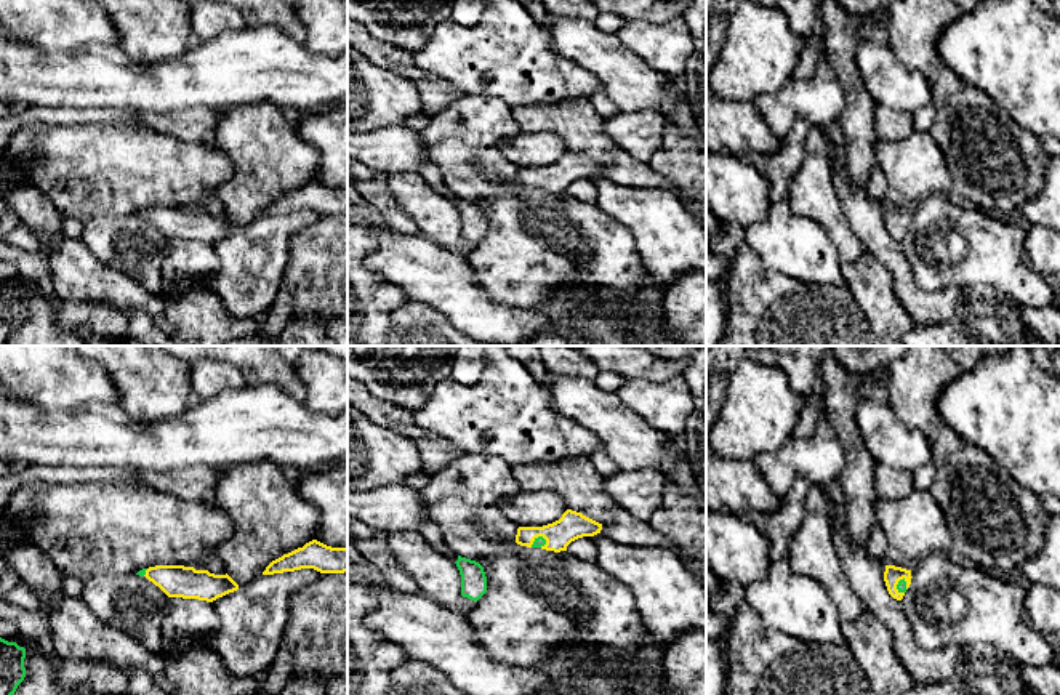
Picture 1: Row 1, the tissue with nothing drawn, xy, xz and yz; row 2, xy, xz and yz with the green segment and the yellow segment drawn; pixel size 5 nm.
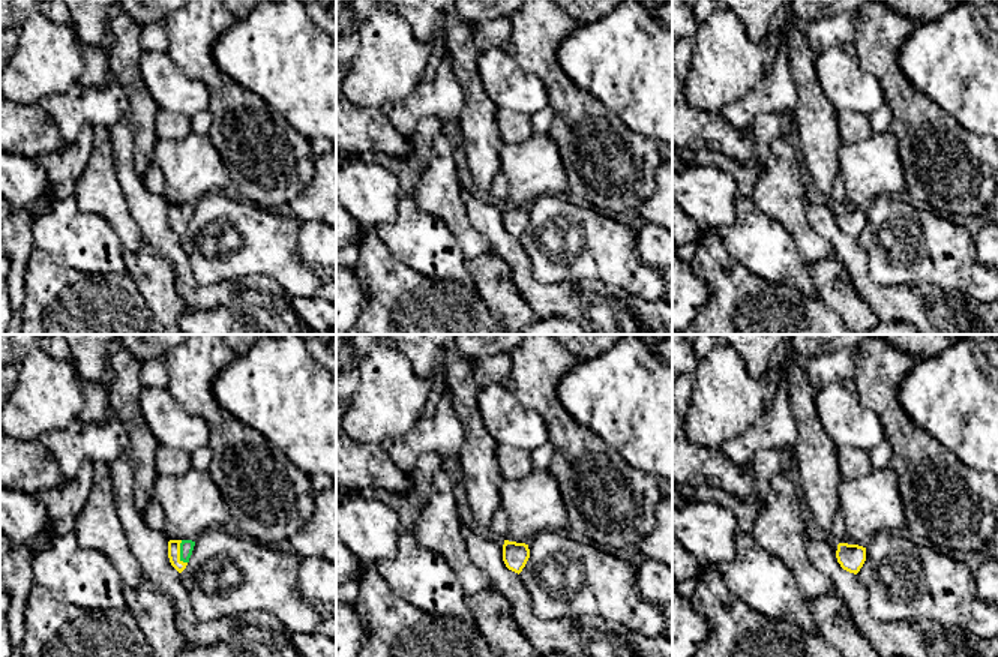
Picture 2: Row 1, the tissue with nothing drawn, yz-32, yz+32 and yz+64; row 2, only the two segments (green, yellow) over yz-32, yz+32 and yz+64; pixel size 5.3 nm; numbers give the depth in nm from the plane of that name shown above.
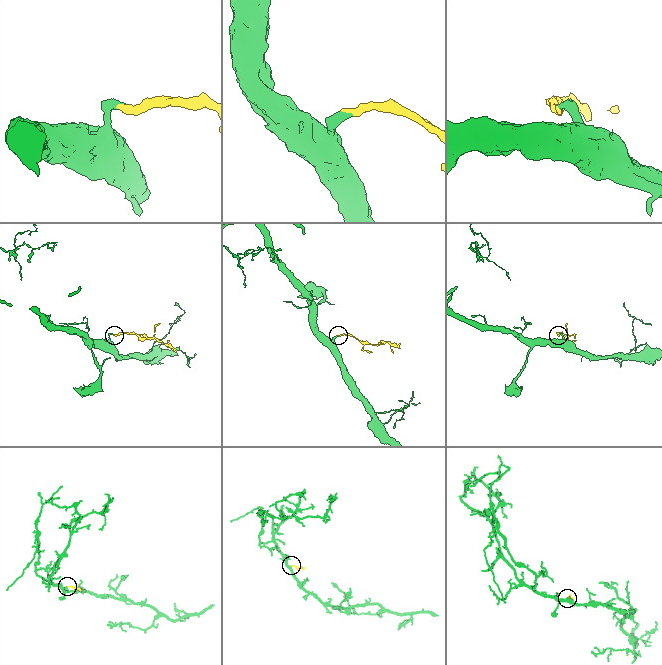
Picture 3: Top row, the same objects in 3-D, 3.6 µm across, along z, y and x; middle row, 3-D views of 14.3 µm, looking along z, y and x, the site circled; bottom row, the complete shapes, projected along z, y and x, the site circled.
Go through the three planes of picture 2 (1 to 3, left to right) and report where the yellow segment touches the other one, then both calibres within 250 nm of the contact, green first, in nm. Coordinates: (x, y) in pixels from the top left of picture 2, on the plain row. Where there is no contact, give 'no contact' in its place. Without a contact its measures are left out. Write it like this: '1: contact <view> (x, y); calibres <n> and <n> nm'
1: contact yz-32 (180, 216); calibres 80 and 60 nm
2: no contact
3: no contact

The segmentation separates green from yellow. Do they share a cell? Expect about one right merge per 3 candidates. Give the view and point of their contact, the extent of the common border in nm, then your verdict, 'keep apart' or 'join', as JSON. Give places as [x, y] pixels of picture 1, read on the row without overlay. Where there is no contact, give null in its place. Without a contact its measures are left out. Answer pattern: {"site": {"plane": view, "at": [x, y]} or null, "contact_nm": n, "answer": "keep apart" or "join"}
{"site": {"plane": "yz", "at": [897, 226]}, "contact_nm": 90, "answer": "join"}

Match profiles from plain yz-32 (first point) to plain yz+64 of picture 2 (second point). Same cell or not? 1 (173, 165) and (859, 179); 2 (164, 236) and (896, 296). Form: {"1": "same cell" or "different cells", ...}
{"1": "same cell", "2": "same cell"}

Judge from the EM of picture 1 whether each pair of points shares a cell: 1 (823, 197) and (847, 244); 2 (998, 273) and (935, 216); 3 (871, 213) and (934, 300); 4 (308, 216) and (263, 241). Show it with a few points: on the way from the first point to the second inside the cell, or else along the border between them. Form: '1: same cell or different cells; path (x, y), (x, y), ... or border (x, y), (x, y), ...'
1: same cell; path (825, 208), (839, 233)
2: same cell; path (979, 253), (971, 247), (948, 244), (942, 236)
3: same cell; path (875, 237), (894, 260), (903, 282), (910, 289)
4: same cell; path (297, 221), (289, 223), (274, 234)

